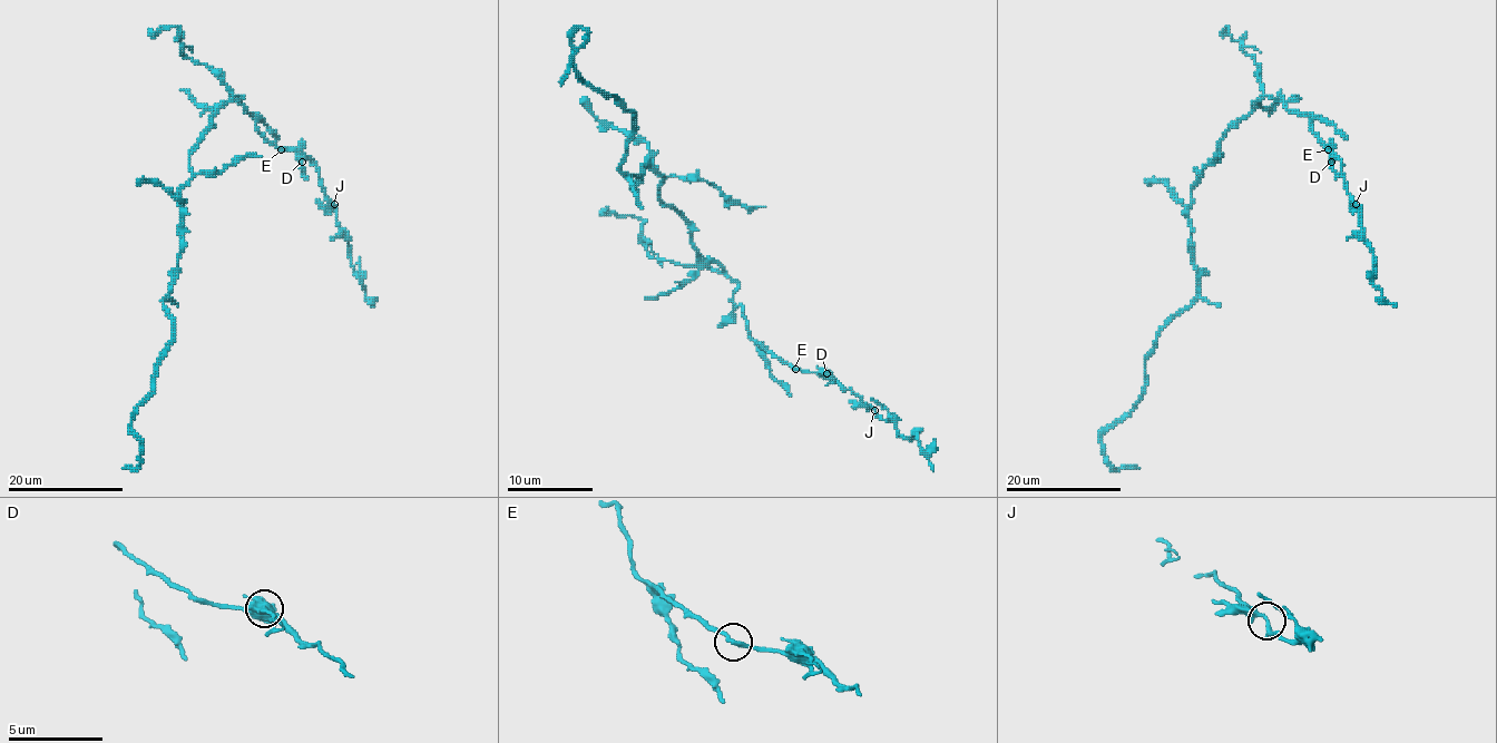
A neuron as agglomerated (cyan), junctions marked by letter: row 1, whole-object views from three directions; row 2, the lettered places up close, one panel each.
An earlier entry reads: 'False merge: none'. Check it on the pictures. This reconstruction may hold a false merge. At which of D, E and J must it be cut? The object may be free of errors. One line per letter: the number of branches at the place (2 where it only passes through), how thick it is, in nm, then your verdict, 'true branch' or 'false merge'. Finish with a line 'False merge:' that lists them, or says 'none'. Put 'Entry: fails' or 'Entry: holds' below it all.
D: 2 branches meet; 380 nm thick; true branch
E: 2 branches meet; 200 nm thick; true branch
J: 2 branches meet; 280 nm thick; true branch
False merge: none
Entry: holds

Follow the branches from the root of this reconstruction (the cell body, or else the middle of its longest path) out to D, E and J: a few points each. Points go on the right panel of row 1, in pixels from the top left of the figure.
D: (1213, 156), (1220, 139), (1270, 96), (1309, 117), (1310, 128), (1330, 149), (1330, 162)
E: (1213, 156), (1220, 139), (1264, 96), (1283, 100), (1289, 110), (1305, 114), (1310, 128), (1328, 149)
J: (1213, 156), (1259, 100), (1283, 100), (1309, 117), (1342, 163), (1357, 205)

